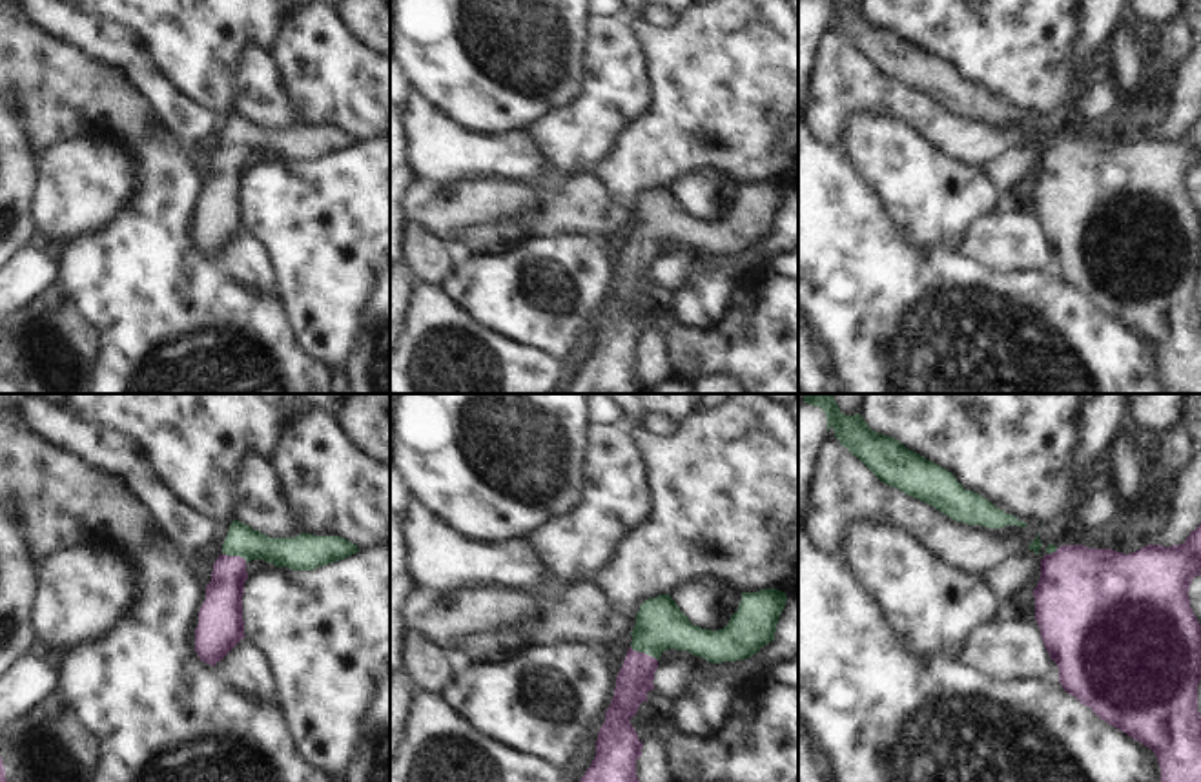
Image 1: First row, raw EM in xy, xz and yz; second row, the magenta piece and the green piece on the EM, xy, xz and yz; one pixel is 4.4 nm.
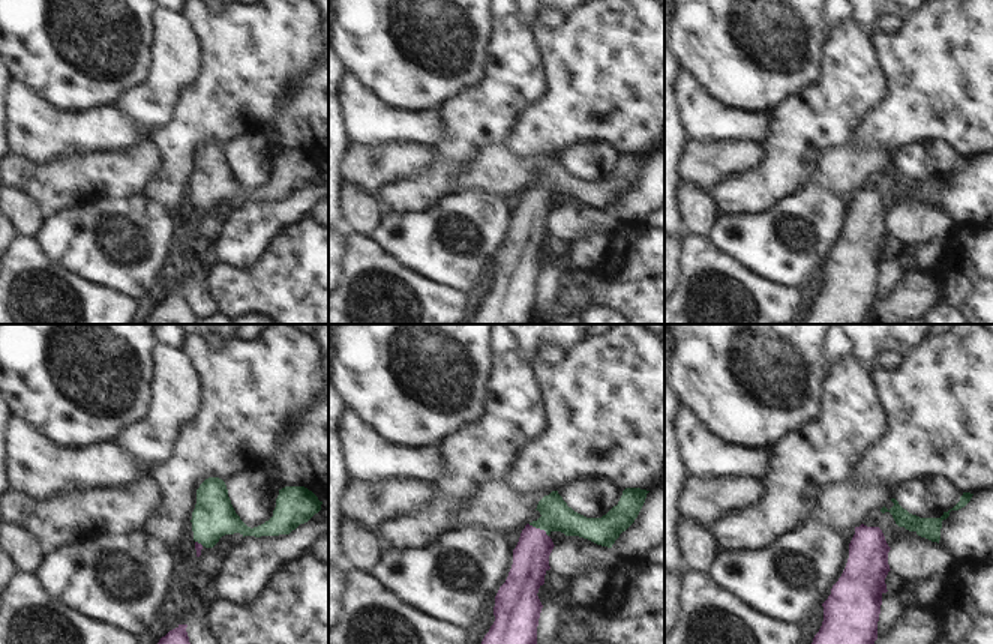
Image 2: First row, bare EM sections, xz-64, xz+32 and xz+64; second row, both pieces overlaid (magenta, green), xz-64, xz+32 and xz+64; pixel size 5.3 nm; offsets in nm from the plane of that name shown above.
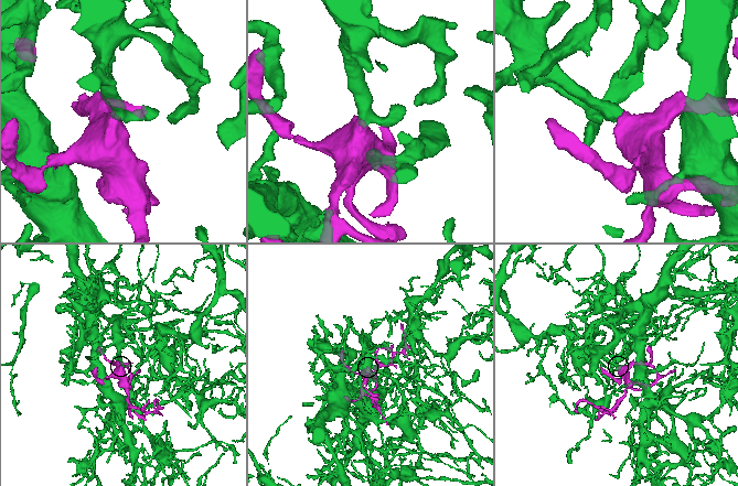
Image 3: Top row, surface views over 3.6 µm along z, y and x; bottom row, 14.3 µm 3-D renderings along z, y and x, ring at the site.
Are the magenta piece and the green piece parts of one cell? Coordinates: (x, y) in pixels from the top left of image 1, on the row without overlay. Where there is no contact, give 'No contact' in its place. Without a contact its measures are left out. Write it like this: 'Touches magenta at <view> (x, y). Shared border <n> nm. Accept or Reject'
Touches magenta at xz (644, 245). Shared border 140 nm. Accept

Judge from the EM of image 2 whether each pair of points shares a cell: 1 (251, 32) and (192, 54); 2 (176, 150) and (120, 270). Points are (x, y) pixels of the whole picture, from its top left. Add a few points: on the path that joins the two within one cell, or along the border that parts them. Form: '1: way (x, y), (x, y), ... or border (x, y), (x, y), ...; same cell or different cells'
1: border (188, 18), (203, 50), (203, 72), (195, 84); different cells
2: border (144, 194), (161, 201), (168, 209); different cells

